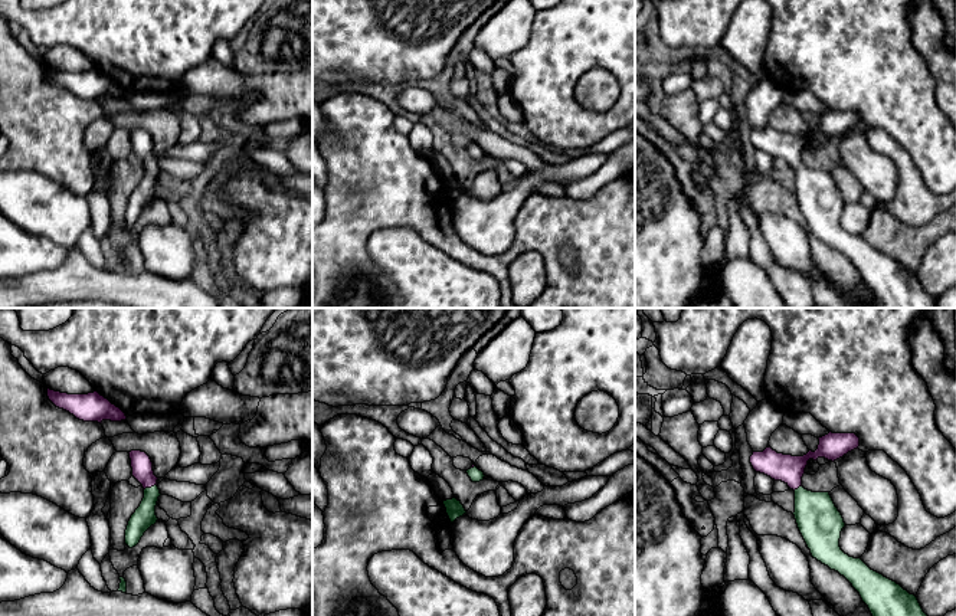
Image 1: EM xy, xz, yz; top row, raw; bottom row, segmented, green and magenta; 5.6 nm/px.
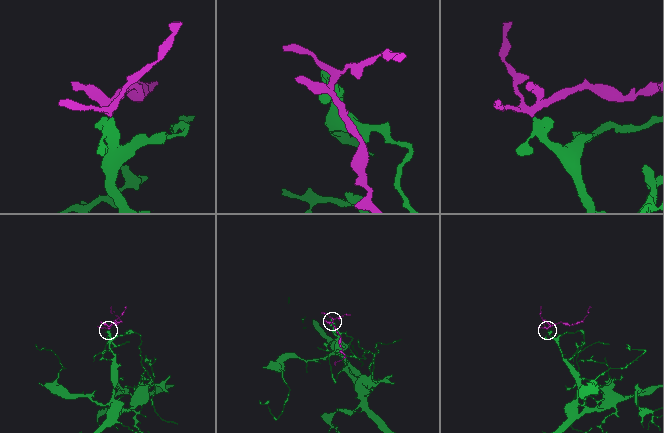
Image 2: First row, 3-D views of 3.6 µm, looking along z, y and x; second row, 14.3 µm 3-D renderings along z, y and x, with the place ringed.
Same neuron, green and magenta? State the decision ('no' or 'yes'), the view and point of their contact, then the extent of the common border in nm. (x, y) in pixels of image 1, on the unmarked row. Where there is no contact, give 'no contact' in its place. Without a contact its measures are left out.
yes; meets green in xy at (151, 164); contact 80 nm long

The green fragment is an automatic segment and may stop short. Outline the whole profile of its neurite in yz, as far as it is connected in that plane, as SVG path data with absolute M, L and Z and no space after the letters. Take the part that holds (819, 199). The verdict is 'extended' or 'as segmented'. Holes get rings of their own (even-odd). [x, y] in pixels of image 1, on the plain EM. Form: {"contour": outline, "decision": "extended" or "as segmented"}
{"contour": "M829 109L818 117L818 127L803 134L777 131L769 124L763 130L753 130L750 141L756 150L782 158L795 168L793 193L812 235L852 262L883 308L934 308L936 301L923 289L914 272L841 227L845 200L829 170L812 170L802 164L809 137L834 140L860 124L855 111Z", "decision": "extended"}

